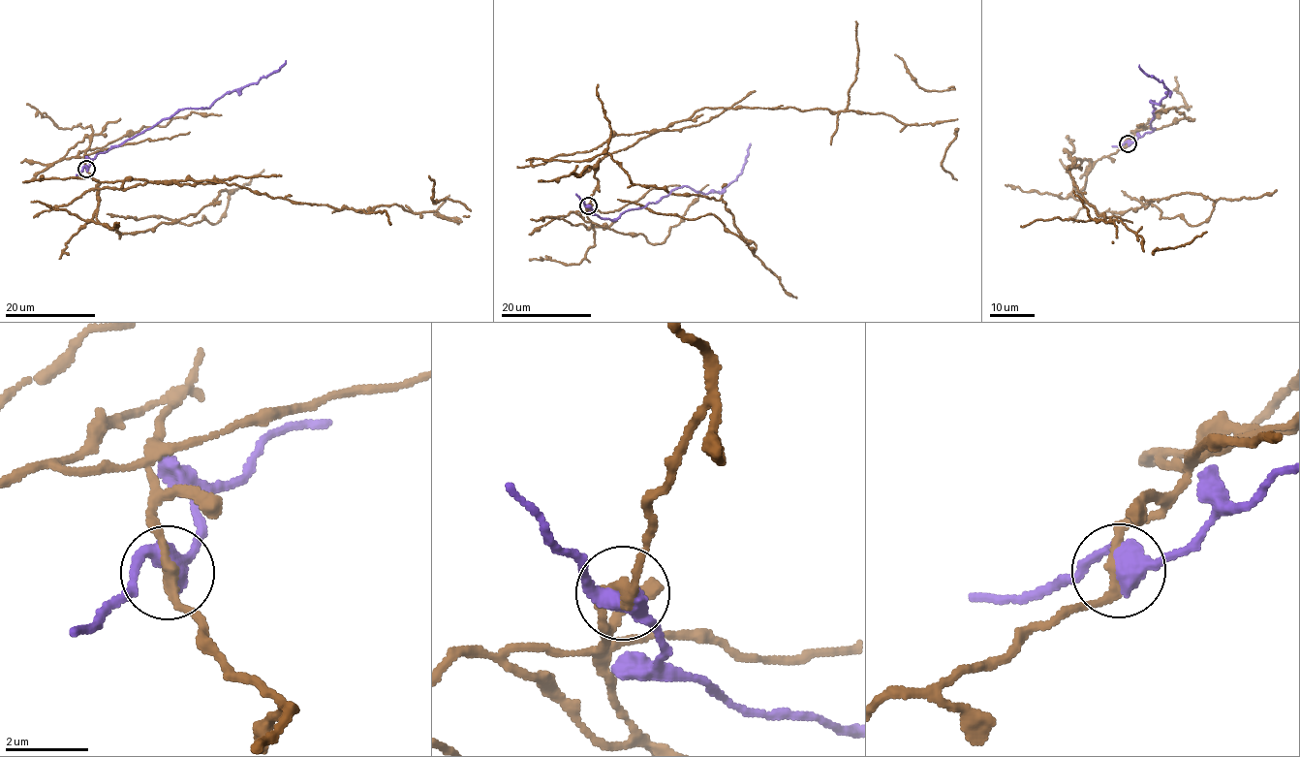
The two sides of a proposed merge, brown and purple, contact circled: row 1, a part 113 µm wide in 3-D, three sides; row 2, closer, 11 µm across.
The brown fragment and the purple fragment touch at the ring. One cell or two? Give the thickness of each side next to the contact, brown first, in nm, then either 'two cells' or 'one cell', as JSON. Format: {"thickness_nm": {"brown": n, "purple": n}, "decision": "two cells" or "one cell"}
{"thickness_nm": {"brown": 240, "purple": 440}, "decision": "two cells"}

